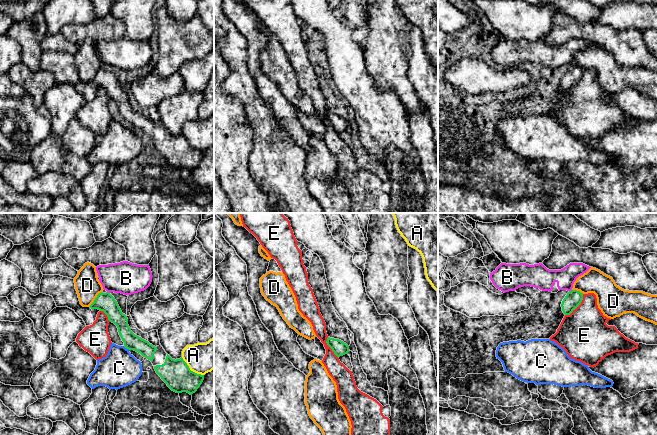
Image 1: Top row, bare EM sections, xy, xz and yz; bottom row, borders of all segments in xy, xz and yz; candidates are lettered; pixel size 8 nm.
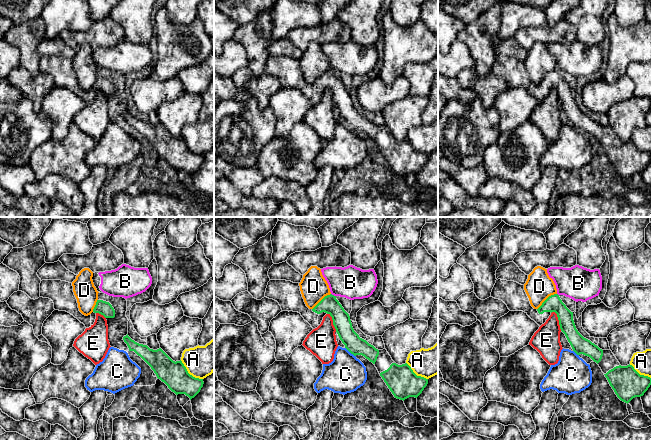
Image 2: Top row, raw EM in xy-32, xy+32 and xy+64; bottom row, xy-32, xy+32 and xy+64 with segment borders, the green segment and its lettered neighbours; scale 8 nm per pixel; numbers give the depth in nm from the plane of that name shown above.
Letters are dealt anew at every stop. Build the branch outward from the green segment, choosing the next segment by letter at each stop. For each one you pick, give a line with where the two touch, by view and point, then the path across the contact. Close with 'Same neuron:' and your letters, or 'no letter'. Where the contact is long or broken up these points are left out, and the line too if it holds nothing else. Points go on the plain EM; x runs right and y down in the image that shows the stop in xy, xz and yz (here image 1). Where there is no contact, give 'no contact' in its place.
Same neuron: no letter

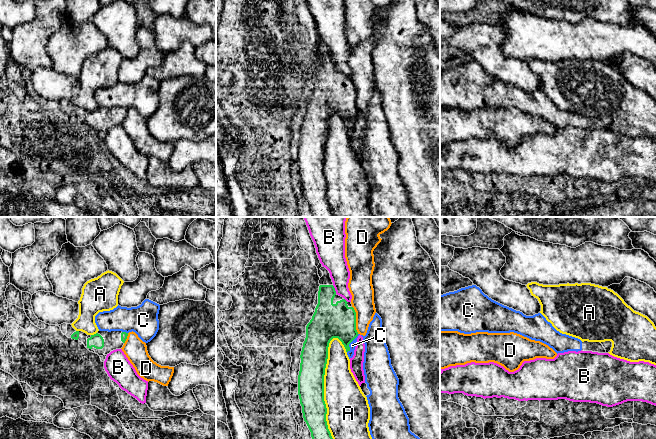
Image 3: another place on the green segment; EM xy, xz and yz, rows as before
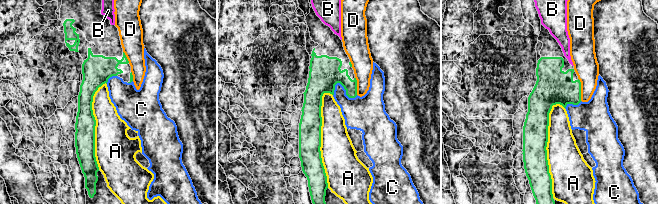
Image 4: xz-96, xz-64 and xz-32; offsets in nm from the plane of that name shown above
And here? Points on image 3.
Same neuron: no letter

